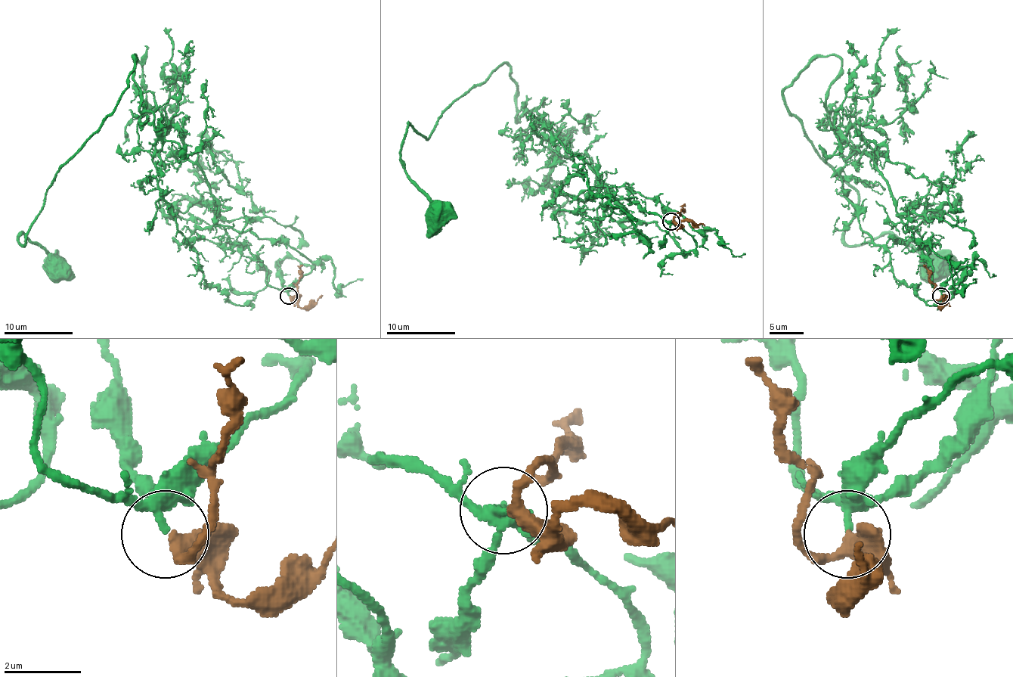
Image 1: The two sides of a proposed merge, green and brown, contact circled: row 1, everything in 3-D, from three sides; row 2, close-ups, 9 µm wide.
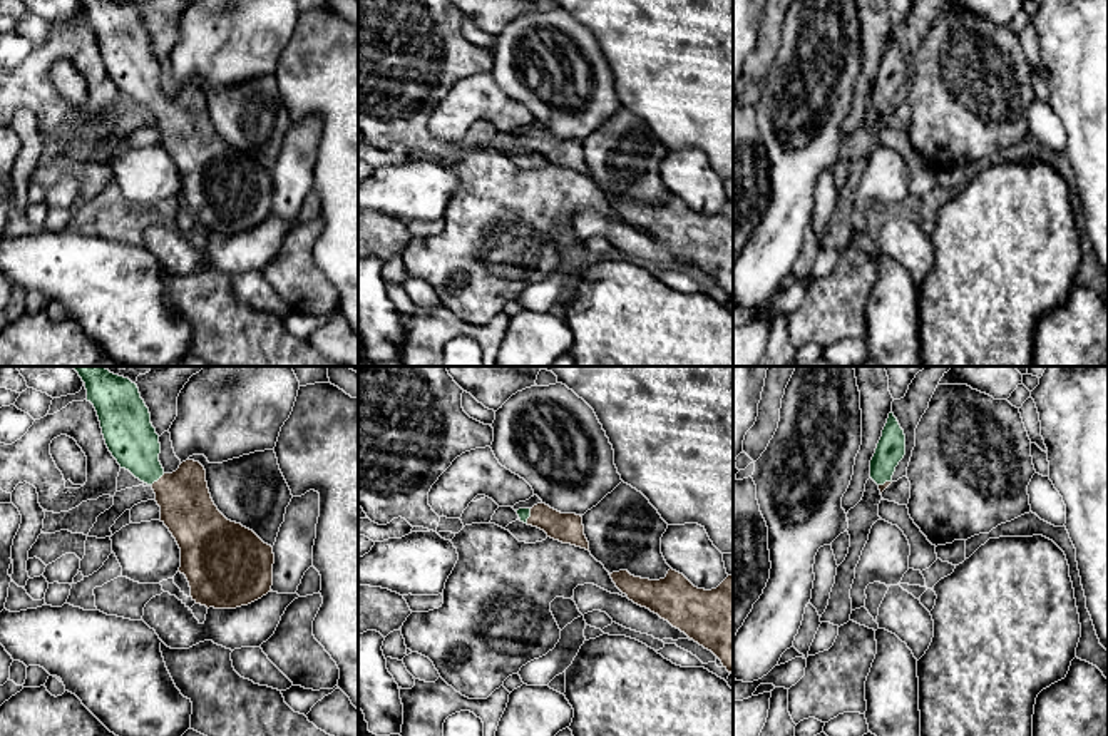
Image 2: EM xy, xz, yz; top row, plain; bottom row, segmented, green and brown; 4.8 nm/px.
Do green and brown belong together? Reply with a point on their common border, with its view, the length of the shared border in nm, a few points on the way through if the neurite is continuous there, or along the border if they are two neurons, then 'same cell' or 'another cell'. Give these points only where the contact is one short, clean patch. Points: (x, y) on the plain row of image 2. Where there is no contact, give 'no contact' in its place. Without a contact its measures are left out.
contact xy (158, 104); length 90 nm; way xy (129, 61), (144, 91), (158, 104), (188, 136); same cell

